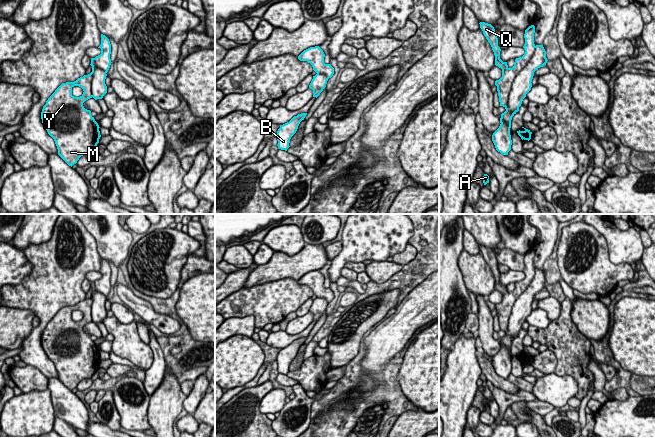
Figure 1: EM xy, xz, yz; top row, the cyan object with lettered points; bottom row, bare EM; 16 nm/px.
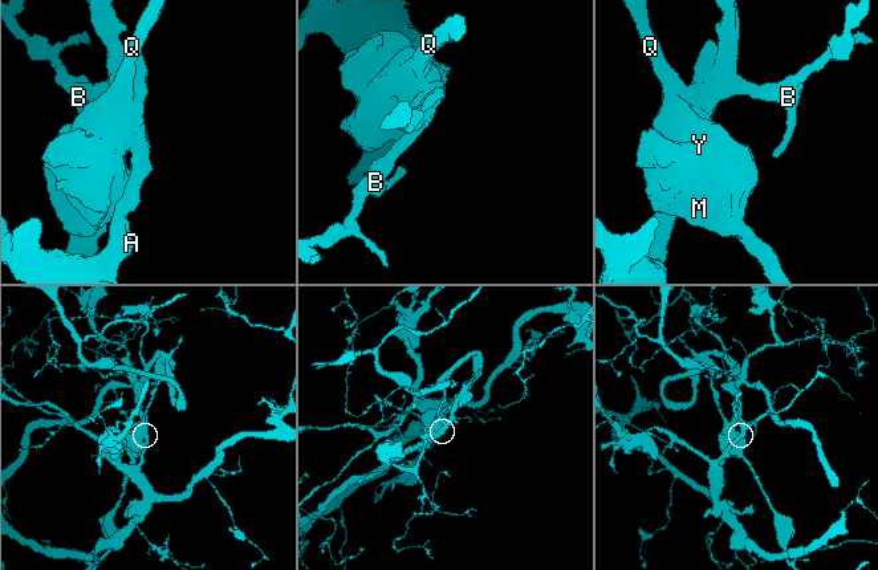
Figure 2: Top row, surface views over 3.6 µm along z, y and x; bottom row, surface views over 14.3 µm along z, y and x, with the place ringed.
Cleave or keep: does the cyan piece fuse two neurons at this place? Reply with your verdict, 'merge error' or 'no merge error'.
merge error

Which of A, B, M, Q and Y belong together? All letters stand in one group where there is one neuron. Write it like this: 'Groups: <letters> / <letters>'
Groups: A B / M Q Y

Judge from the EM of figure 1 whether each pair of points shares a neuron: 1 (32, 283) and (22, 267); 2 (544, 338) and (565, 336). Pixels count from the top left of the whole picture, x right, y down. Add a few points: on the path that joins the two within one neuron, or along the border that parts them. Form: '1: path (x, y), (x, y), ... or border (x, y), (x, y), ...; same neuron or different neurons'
1: border (23, 251), (31, 271), (10, 285); different neurons
2: path (549, 336), (560, 336); same neuron

